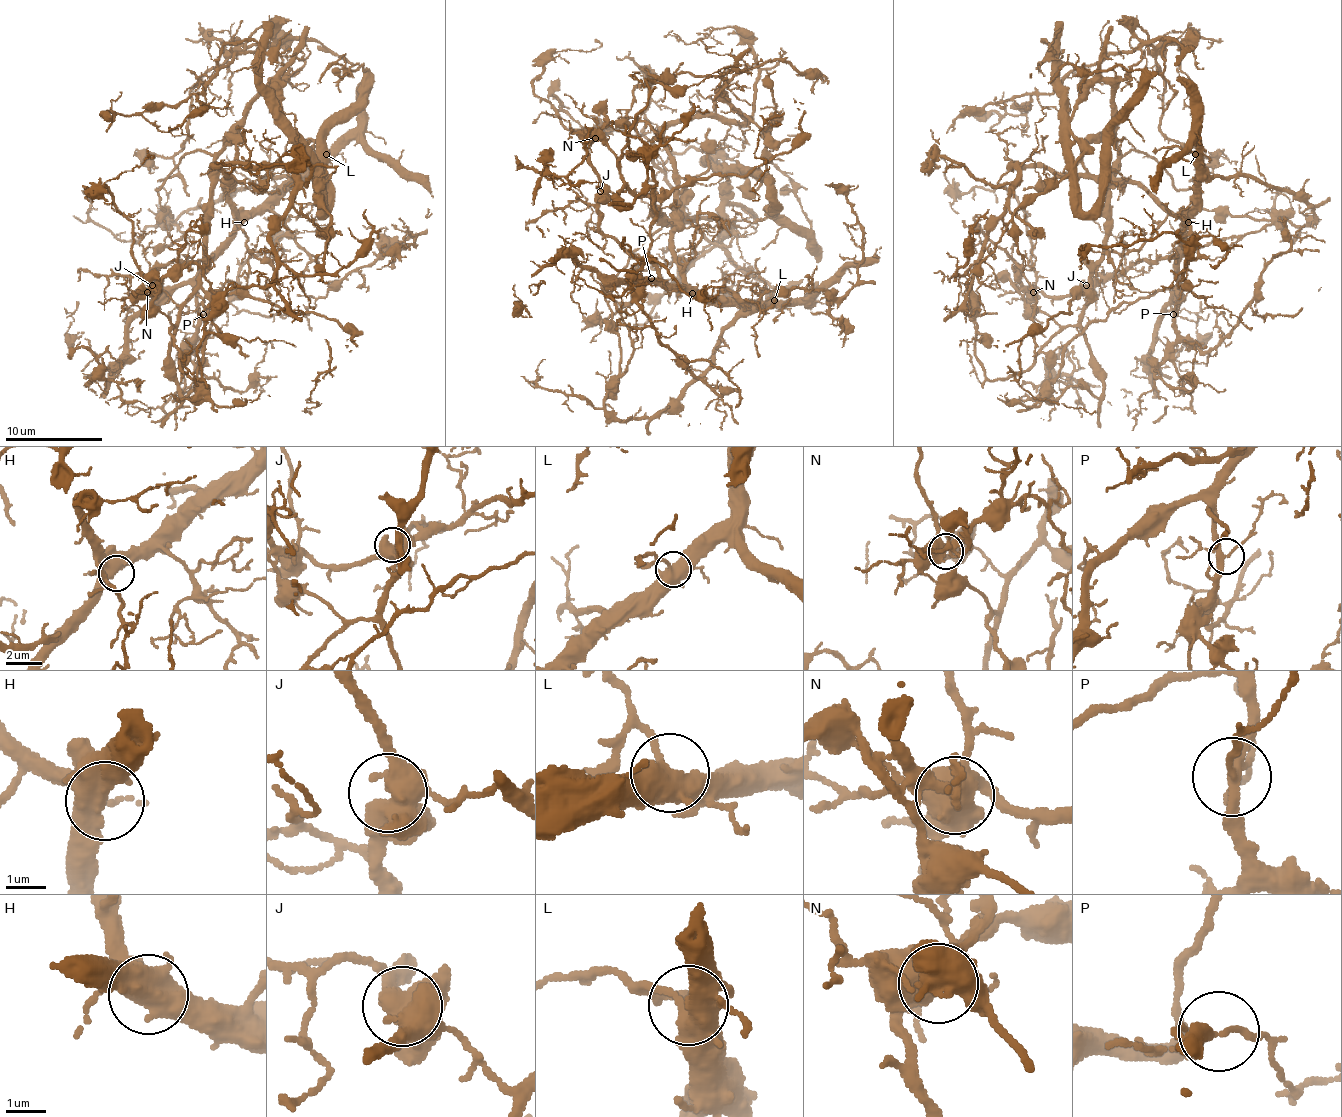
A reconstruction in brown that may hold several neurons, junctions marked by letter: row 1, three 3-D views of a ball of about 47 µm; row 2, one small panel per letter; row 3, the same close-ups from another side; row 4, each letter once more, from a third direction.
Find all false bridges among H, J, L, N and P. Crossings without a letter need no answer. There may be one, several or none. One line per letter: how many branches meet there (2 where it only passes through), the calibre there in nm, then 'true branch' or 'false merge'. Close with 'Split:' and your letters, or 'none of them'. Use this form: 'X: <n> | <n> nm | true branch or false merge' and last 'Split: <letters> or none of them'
H: 4 | 460 nm | true branch
J: 4 | 550 nm | true branch
L: 4 | 500 nm | true branch
N: 4 | 440 nm | true branch
P: 4 | 240 nm | true branch
Split: none of them

